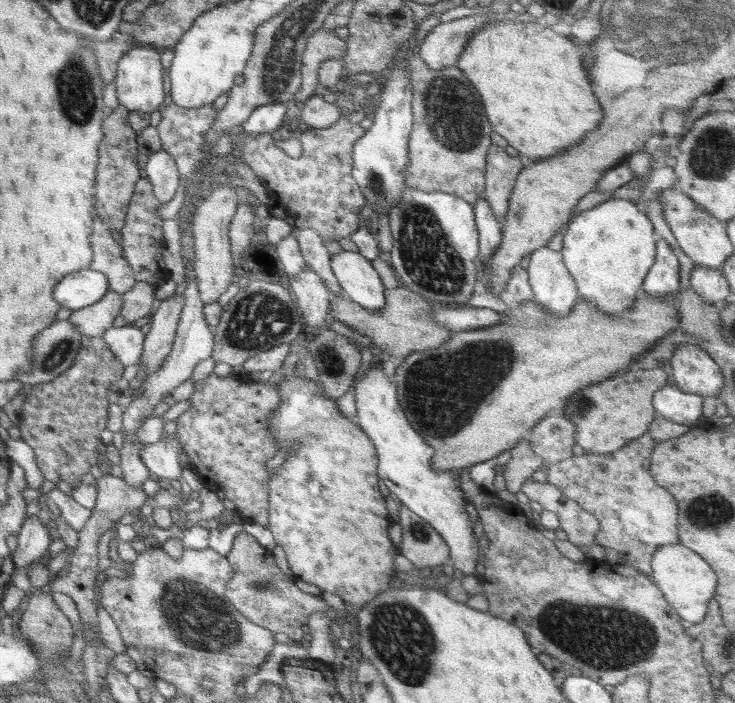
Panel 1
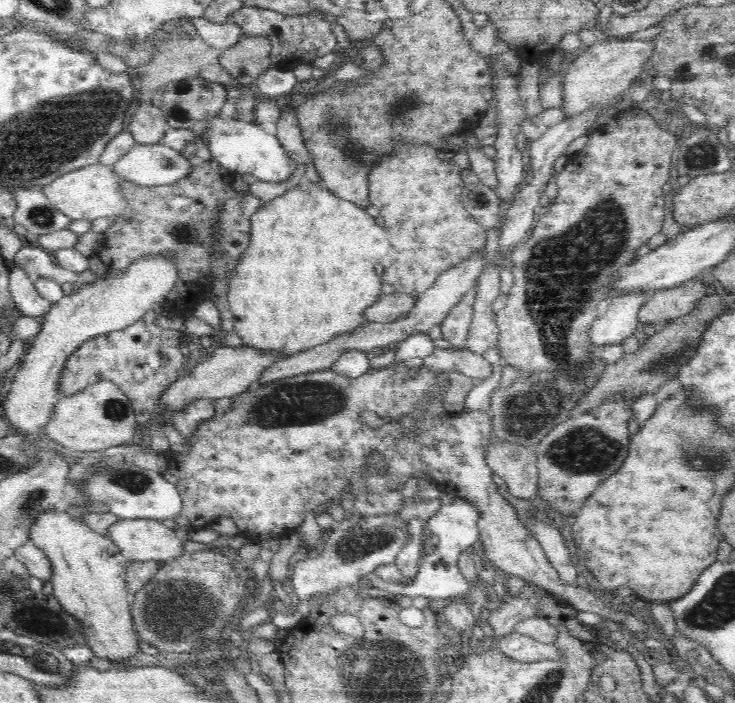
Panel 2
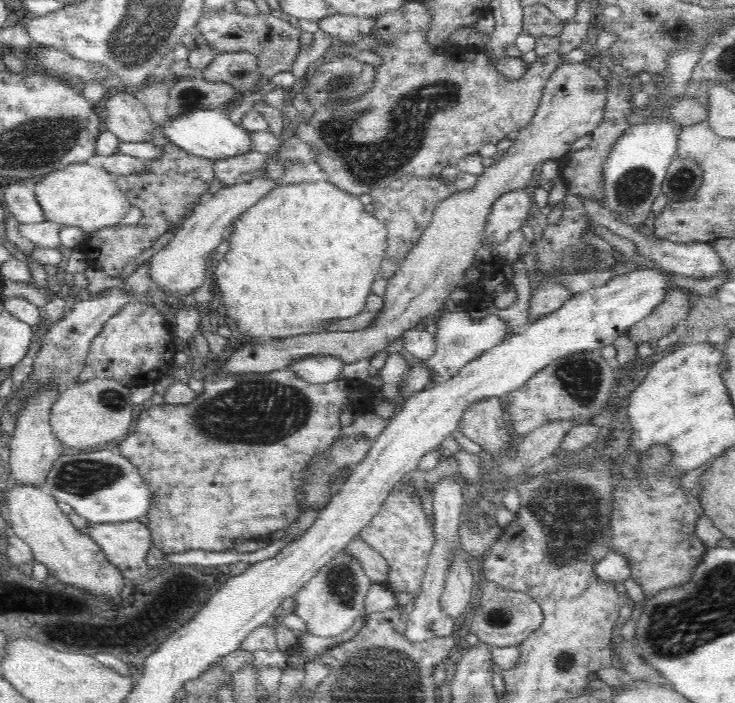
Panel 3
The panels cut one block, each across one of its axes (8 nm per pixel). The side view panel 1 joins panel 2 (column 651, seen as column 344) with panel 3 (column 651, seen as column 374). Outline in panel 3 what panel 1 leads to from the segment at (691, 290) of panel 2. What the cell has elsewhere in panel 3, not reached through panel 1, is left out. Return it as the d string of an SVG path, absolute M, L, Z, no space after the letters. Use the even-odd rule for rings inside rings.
M670 288L664 301L654 308L652 314L631 326L626 335L636 343L649 342L655 346L660 338L672 332L679 320L688 317L690 308L686 291Z

